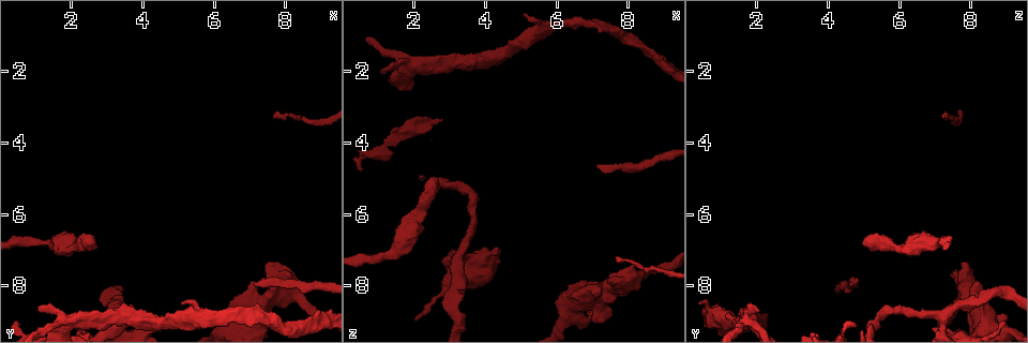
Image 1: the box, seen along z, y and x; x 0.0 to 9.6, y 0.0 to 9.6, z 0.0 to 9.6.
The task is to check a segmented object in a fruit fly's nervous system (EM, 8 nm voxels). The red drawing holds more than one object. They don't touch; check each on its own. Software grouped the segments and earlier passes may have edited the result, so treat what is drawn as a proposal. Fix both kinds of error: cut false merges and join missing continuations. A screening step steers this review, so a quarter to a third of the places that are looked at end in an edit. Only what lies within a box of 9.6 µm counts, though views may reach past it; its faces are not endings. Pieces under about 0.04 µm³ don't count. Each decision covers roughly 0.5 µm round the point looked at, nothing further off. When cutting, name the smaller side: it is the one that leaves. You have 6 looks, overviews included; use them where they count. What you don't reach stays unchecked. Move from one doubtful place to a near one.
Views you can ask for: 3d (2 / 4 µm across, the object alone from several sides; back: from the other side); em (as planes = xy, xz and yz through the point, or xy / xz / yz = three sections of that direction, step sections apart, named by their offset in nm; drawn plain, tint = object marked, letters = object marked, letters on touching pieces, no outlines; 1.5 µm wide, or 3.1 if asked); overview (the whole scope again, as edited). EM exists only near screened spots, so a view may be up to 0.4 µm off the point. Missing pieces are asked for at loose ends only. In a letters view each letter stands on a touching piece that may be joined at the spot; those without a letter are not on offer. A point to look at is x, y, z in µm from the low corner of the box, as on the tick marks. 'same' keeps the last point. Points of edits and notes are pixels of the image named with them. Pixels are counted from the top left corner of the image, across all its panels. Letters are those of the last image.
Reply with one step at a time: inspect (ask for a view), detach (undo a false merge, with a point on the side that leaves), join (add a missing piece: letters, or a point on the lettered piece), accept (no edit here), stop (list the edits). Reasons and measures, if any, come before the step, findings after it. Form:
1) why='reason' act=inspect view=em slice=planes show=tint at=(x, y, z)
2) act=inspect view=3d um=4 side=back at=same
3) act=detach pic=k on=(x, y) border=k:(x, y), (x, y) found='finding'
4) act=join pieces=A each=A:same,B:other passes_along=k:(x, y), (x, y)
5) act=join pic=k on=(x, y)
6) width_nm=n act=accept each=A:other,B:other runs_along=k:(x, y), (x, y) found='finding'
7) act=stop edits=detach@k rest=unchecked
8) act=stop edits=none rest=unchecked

act=inspect view=3d um=4 at=(4.65, 9.10, 1.40)

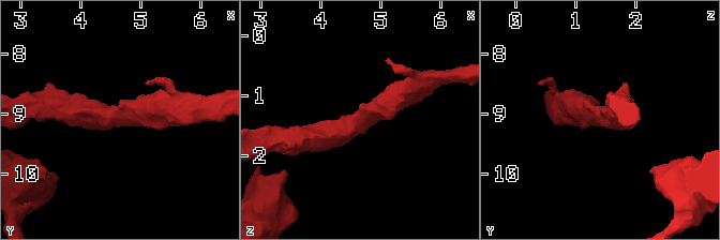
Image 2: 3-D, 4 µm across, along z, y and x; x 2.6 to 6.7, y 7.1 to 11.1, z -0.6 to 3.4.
act=inspect view=em slice=xy step=4 show=tint at=(4.70, 9.05, 1.40)

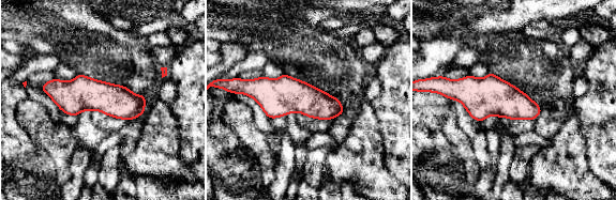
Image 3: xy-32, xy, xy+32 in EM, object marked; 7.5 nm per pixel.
why='another direction' act=inspect view=em slice=planes show=letters at=same

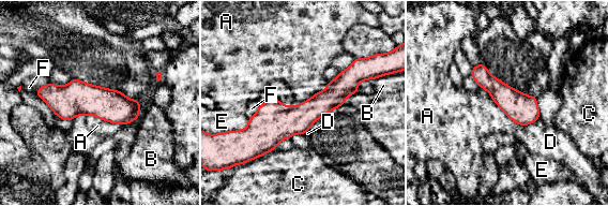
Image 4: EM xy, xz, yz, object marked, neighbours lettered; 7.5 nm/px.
act=accept each=A:other,B:other,C:other,D:other,E:other,F:other border=4:(329, 82), (306, 100), (290, 105) found='one neuron here'

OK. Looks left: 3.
why='sudden change in width' act=inspect view=3d um=4 at=(1.25, 6.75, 7.05)

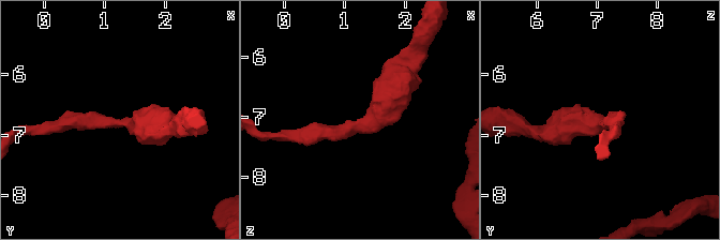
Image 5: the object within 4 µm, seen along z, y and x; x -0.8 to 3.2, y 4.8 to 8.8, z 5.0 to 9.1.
arm_widths_nm=240,380 act=inspect view=em slice=planes show=letters at=(1.15, 6.80, 7.15)

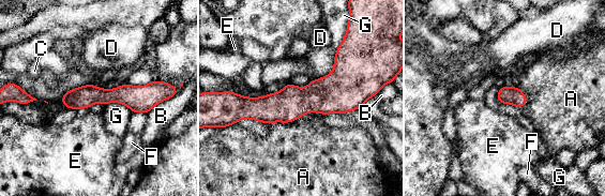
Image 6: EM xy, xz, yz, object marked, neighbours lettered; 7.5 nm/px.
width_nm=130 act=accept each=A:other,B:other,C:other,D:other,E:other,F:other,G:other runs_along=6:(365, 91), (287, 105), (237, 102) found='one neuron here'

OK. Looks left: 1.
act=stop edits=none rest=unchecked

